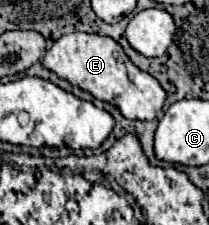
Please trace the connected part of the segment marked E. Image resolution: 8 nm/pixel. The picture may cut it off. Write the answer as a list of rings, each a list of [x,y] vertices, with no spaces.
[[[70,33],[60,37],[50,49],[44,51],[44,57],[40,59],[42,67],[56,73],[60,79],[66,79],[68,83],[88,91],[92,97],[104,103],[114,103],[118,111],[132,121],[152,121],[162,111],[162,101],[166,99],[164,89],[160,83],[140,71],[132,61],[126,57],[122,47],[102,35],[94,33]]]

